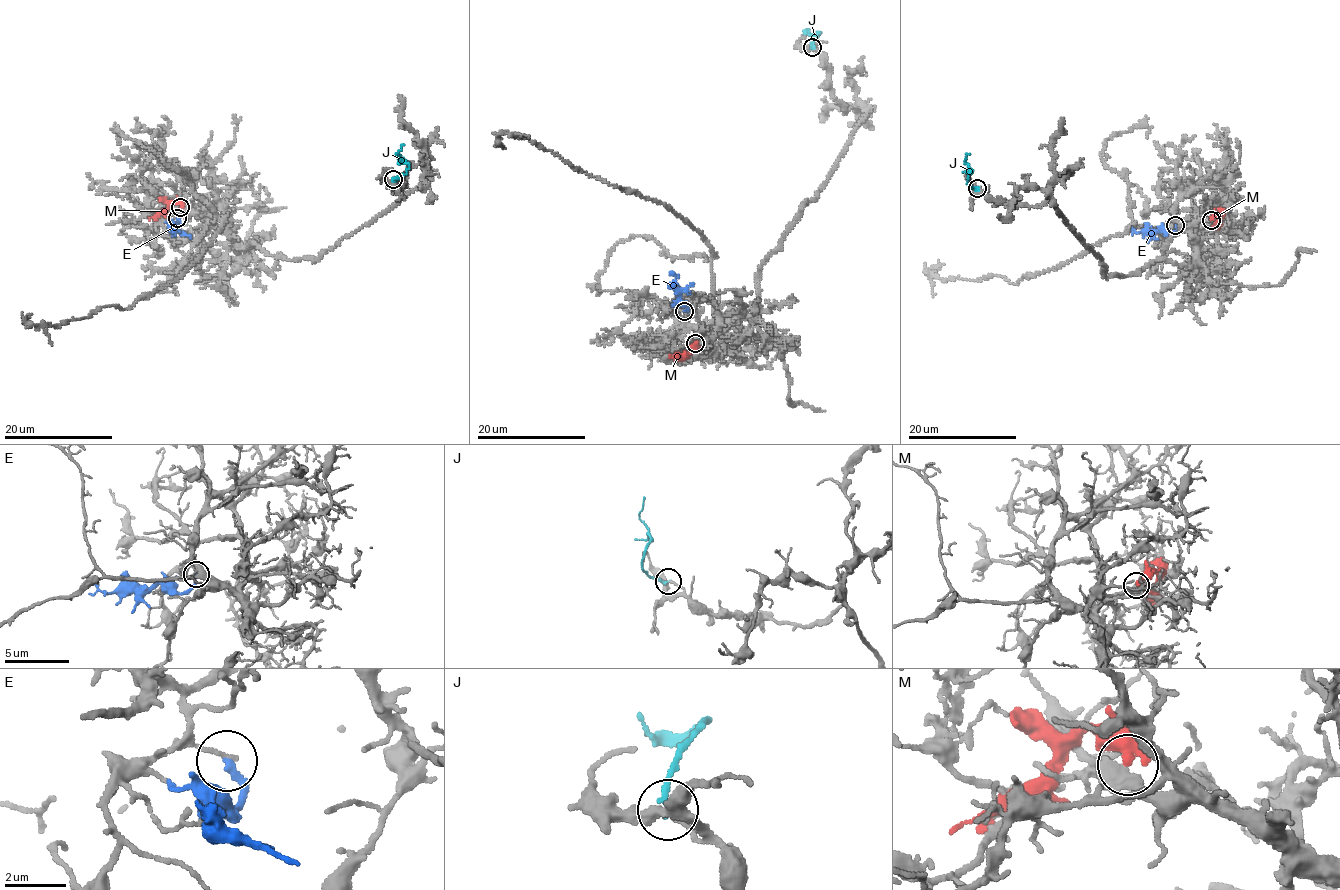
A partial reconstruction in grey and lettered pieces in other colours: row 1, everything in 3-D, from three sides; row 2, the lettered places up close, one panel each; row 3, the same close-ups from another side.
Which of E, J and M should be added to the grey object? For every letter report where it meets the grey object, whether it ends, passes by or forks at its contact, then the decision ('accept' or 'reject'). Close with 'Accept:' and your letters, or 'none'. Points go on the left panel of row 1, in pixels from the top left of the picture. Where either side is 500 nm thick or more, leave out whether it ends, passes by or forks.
E: meets grey at (177, 218); it ends there; reject
J: meets grey at (393, 179); it ends there; reject
M: meets grey at (180, 207); reject
Accept: none

